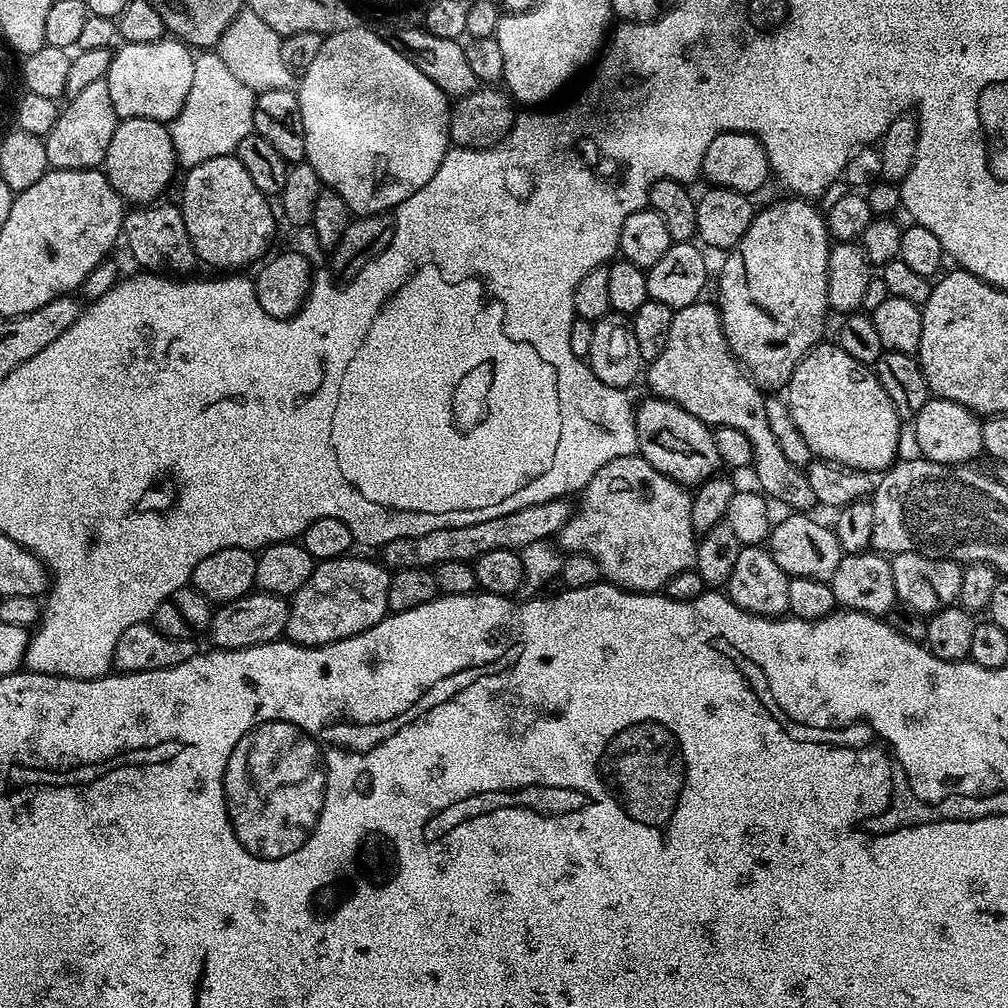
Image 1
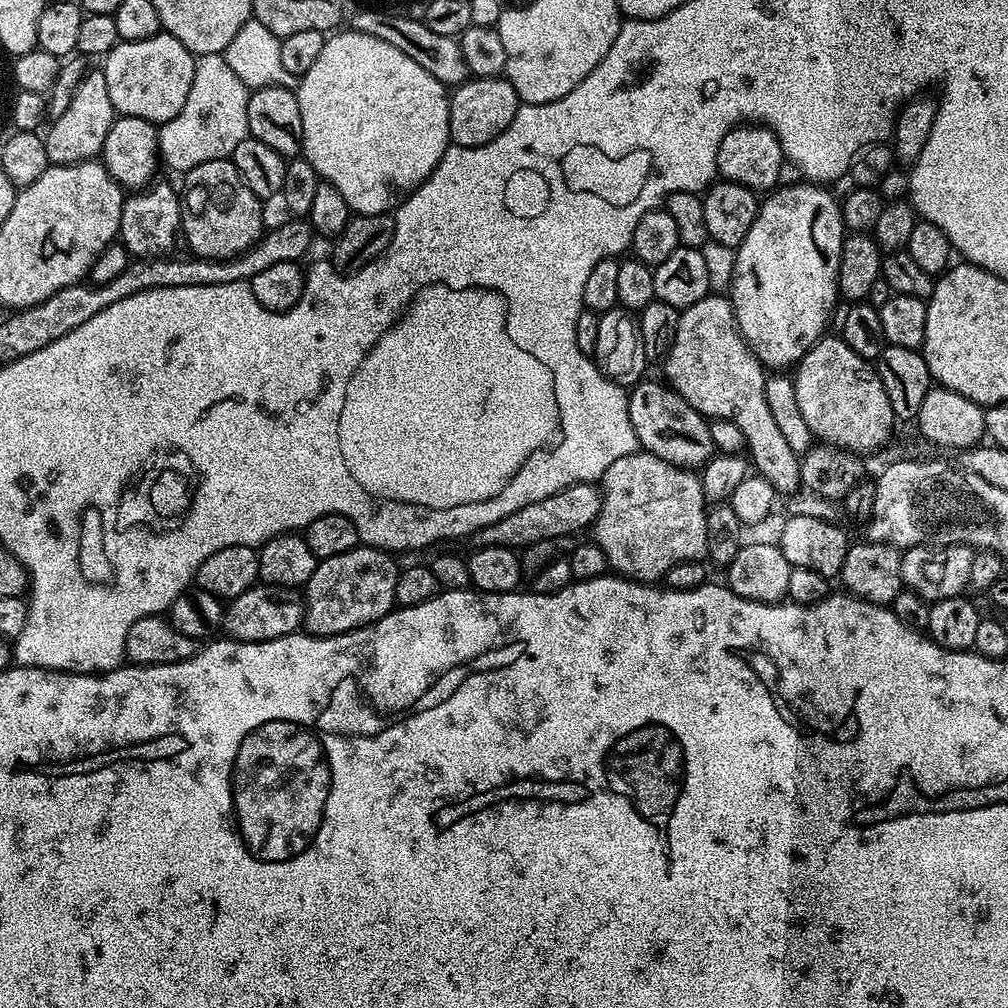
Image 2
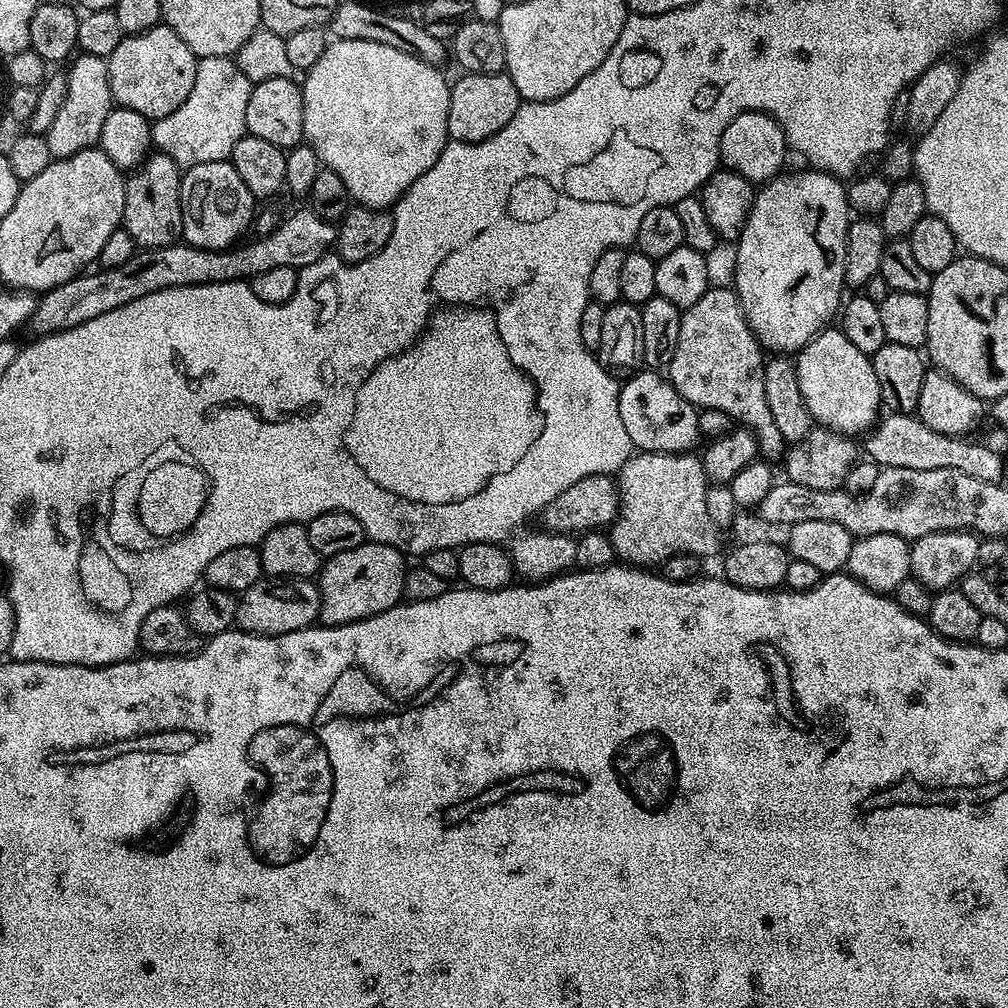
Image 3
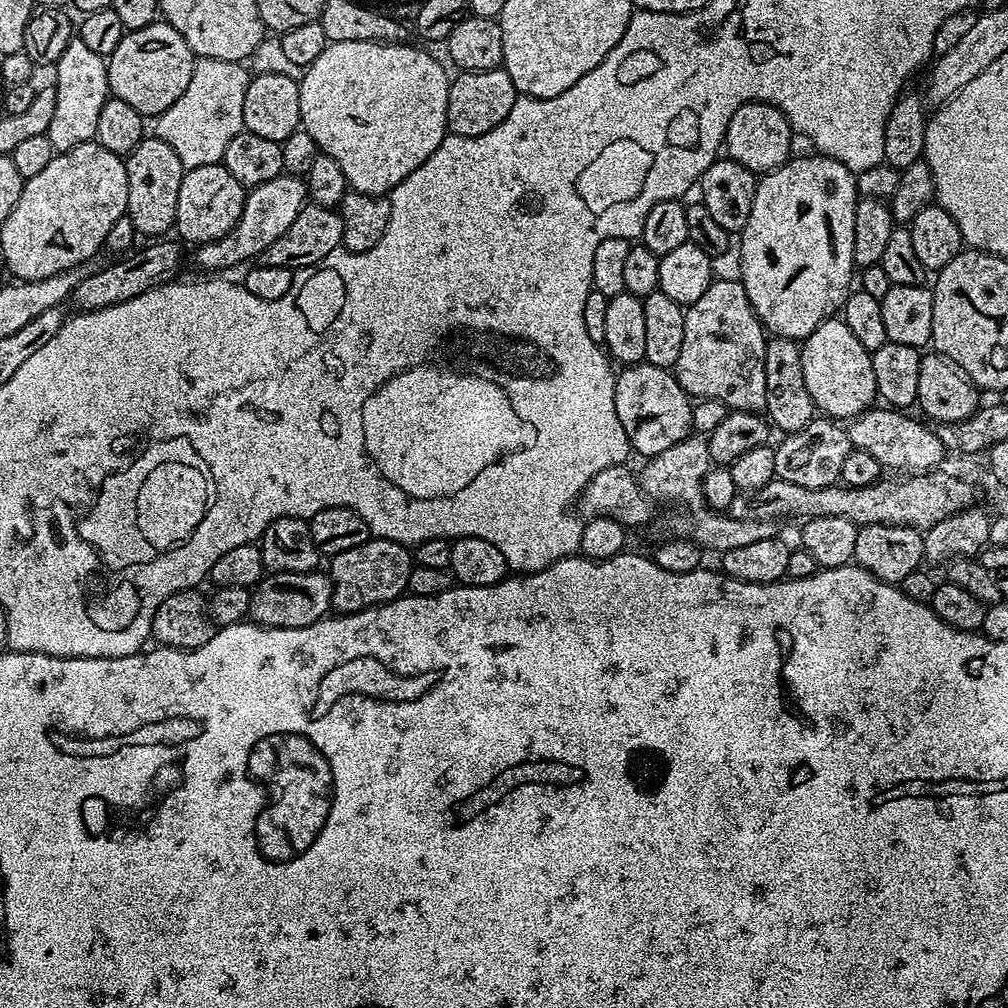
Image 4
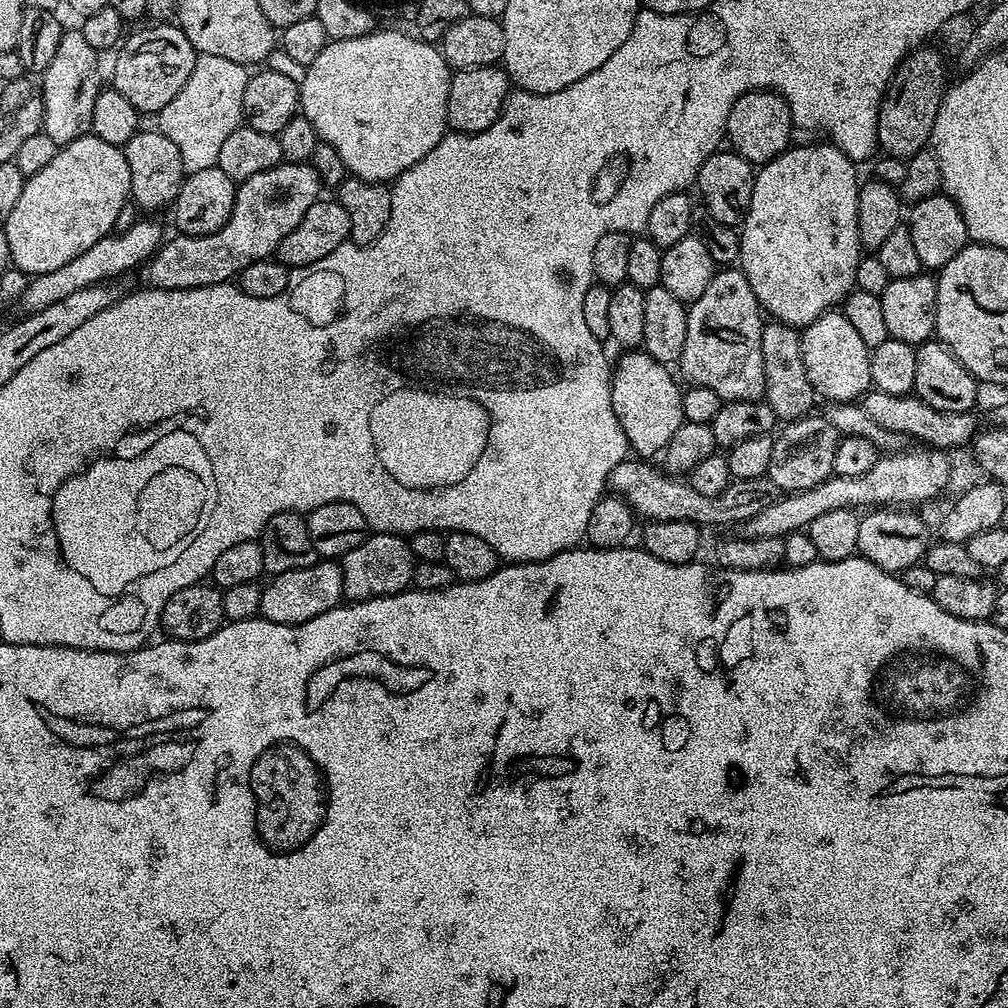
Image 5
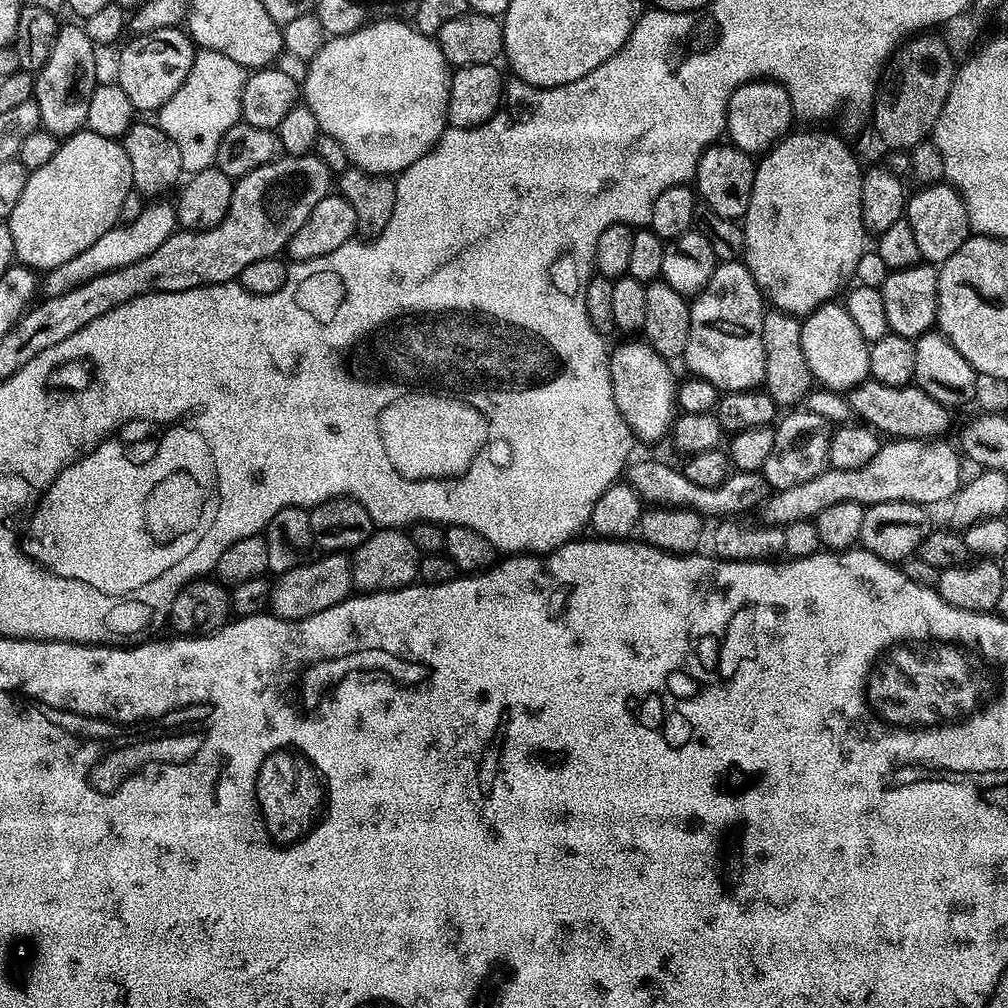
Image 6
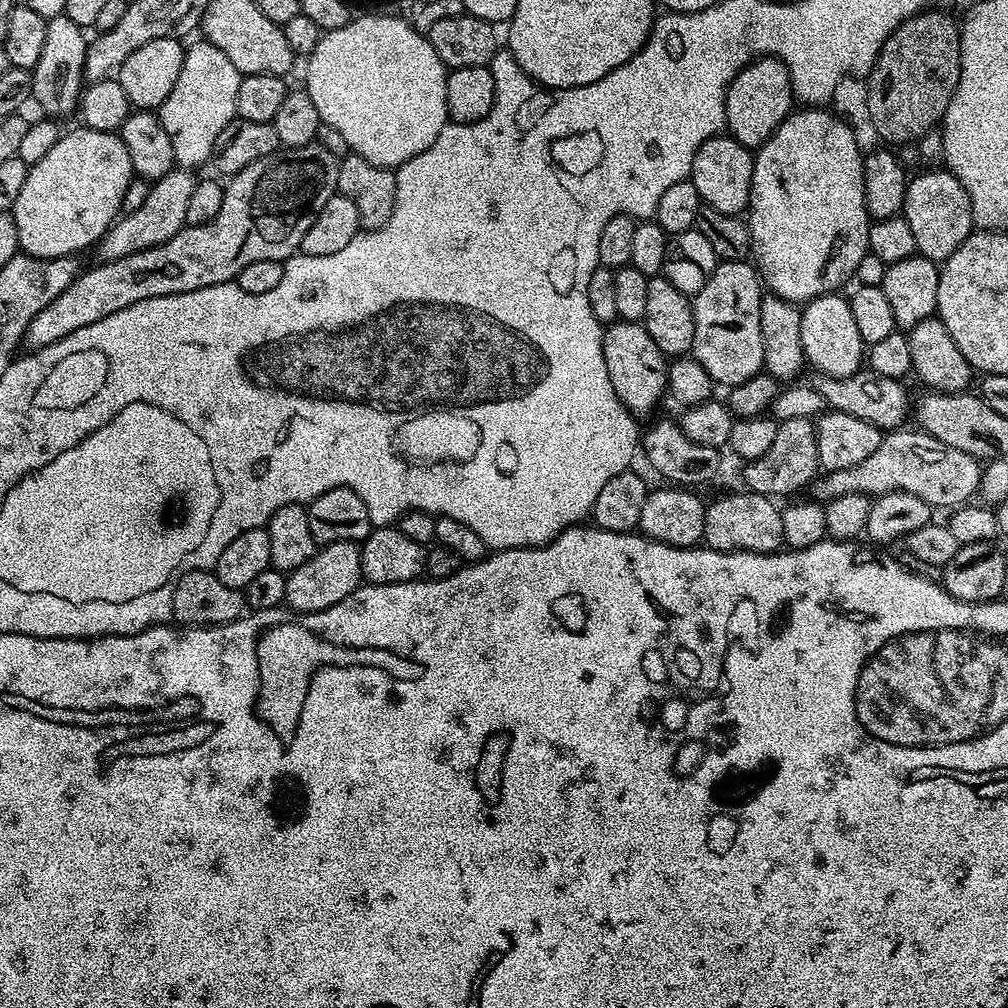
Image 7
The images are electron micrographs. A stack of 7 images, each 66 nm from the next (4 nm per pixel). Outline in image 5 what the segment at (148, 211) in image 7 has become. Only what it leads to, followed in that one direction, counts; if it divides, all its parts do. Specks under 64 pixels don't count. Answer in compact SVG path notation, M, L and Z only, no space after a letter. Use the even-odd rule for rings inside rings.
M137 219L130 230L119 234L103 236L90 250L78 254L66 266L58 266L57 270L47 271L46 274L33 277L29 281L27 290L21 296L21 305L24 304L25 311L36 312L45 309L46 306L62 301L67 295L77 293L78 290L89 288L90 285L114 280L114 277L131 270L139 269L148 263L161 244L165 243L164 228L156 220Z

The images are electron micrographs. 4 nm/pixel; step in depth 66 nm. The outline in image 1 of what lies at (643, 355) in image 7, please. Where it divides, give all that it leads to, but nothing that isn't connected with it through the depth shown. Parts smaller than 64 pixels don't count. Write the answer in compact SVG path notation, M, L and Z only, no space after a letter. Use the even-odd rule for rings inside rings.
M649 399L642 401L635 409L639 455L650 462L654 470L685 486L699 486L715 477L718 472L716 467L720 468L722 463L715 446L713 429L672 401Z

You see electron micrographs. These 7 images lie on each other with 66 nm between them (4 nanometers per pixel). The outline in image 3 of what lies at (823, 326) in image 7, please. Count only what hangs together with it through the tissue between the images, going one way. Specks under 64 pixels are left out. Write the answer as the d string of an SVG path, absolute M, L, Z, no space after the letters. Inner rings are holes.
M829 326L819 332L817 336L812 337L806 347L795 353L794 363L798 387L805 400L805 408L819 427L828 428L831 432L841 432L843 436L856 438L859 437L859 432L867 433L877 423L882 412L882 403L872 357L858 350L839 327Z

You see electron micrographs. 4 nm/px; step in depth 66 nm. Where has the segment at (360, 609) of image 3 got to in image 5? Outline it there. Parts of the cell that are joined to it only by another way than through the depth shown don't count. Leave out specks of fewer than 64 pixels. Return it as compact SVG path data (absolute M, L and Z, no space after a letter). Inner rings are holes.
M389 532L369 535L367 542L362 546L354 546L354 550L347 552L339 561L345 597L355 602L409 591L417 563L411 543L405 537Z

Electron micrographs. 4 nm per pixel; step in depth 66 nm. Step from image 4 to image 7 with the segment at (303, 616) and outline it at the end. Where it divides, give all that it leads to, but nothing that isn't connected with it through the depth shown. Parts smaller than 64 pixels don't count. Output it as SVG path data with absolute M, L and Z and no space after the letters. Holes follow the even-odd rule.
M334 542L325 544L310 558L310 562L302 562L293 572L287 573L285 582L285 605L289 605L296 614L305 612L321 612L354 594L361 587L362 558L360 544L354 542Z

